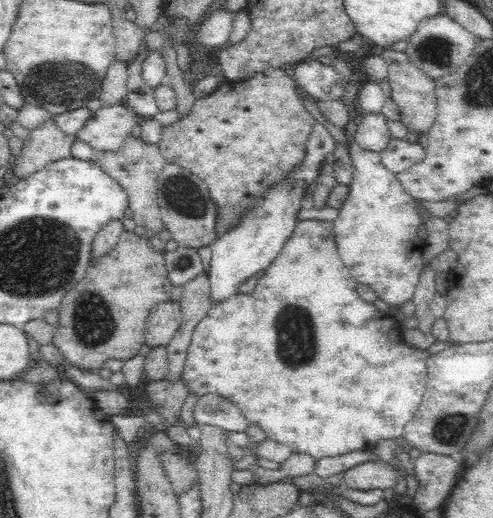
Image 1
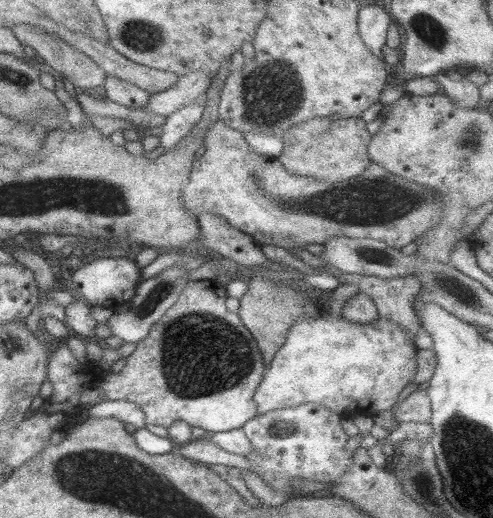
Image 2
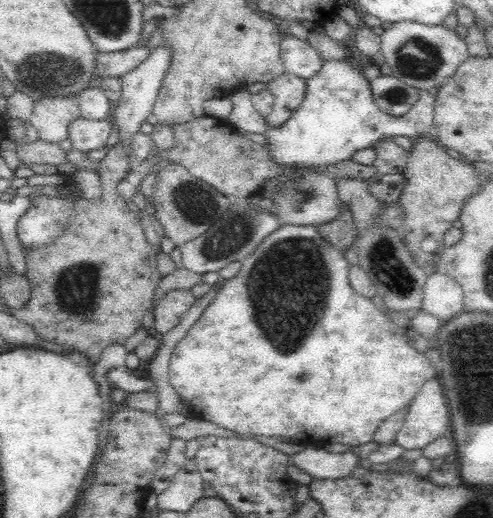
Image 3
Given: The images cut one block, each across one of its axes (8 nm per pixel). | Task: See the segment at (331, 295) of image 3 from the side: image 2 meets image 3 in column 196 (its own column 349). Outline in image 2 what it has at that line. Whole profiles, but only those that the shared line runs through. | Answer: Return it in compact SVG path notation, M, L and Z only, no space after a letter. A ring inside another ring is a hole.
M319 308L317 316L305 316L291 324L285 344L275 352L273 360L269 362L263 380L253 394L253 400L257 404L257 416L271 410L283 410L311 402L339 414L341 418L371 418L377 412L393 408L399 392L413 380L417 372L417 354L419 350L415 348L413 338L405 332L403 326L391 320L377 318L371 324L353 324L343 316L329 316L329 310Z

